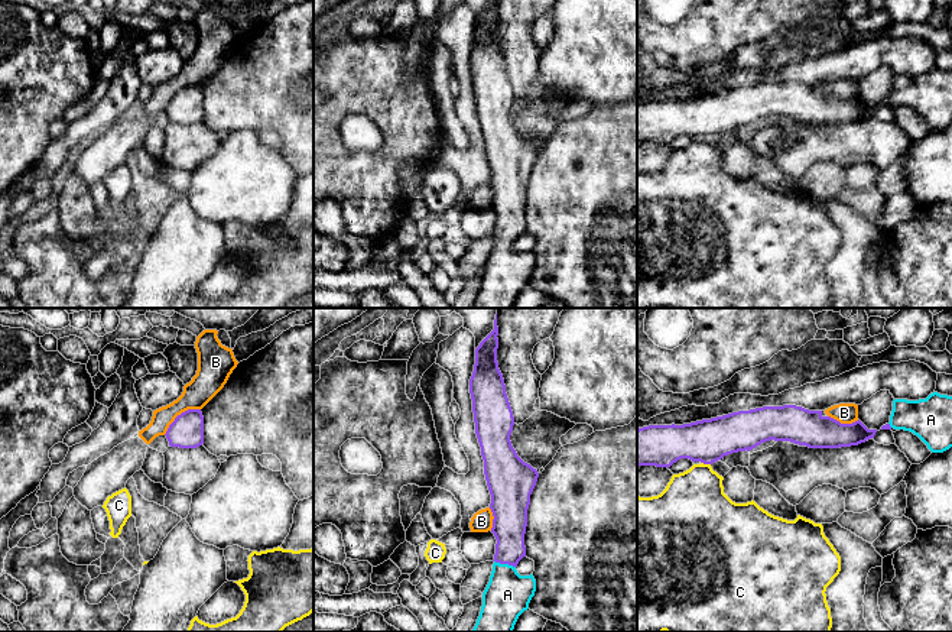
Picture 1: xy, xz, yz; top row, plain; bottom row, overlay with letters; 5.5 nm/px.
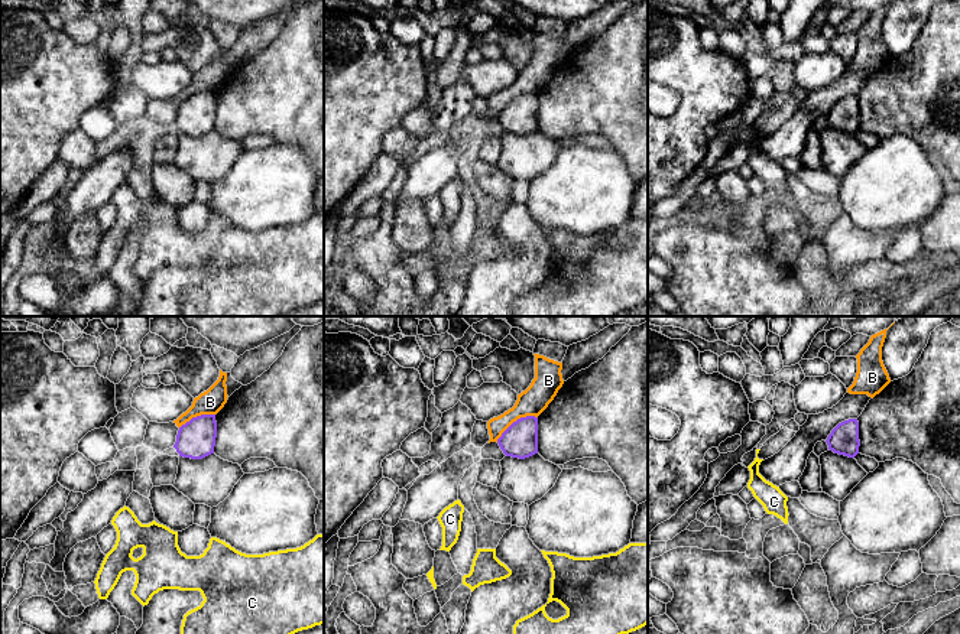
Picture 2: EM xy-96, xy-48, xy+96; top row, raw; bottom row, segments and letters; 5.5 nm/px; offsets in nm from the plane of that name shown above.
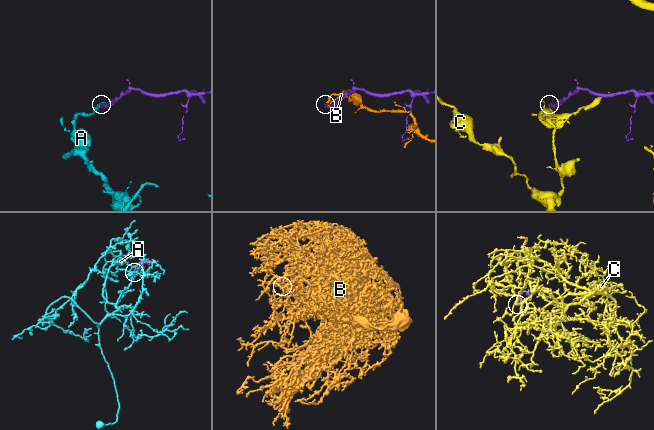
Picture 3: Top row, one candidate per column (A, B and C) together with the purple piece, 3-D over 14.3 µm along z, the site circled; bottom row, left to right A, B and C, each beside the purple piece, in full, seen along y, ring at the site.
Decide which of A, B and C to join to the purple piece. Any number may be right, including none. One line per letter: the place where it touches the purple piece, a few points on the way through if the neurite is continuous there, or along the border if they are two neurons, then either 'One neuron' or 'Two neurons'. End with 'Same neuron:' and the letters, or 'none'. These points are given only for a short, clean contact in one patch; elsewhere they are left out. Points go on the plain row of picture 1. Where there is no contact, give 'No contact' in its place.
A: Touches purple at xz (504, 239). Path across: xz (510, 195), (510, 224), (504, 239), (507, 271). One neuron
B: Touches purple at xy (181, 90). Boundary: xy (200, 84), (182, 87), (163, 110). Two neurons
C: Touches purple at yz (705, 139). Boundary: yz (701, 138), (710, 141). Two neurons
Same neuron: A

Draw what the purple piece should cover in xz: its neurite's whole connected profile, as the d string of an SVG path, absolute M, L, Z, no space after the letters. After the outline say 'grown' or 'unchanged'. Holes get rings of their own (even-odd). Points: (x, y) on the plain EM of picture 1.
M494 0L494 6L475 25L475 40L469 55L475 110L481 123L484 150L491 171L490 185L494 192L491 208L497 215L493 247L483 269L481 288L472 308L513 308L519 292L529 285L536 268L533 250L520 252L516 243L526 233L527 185L539 149L517 132L510 117L514 93L506 69L504 55L498 45L497 12L498 3Z; grown

